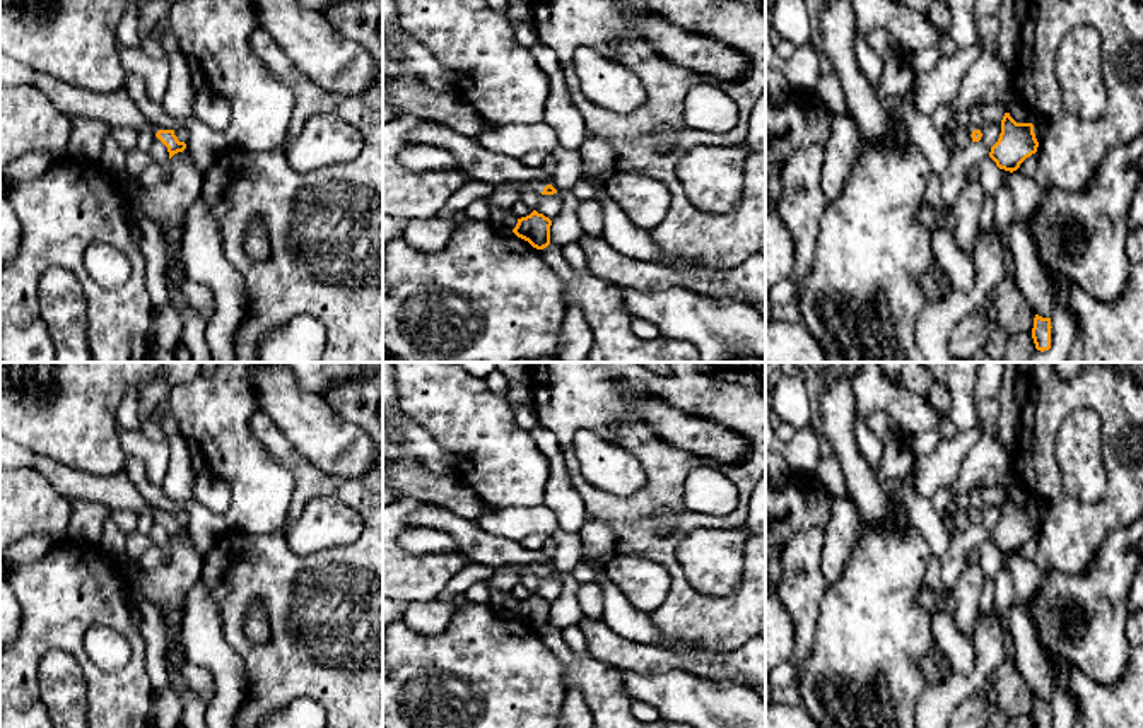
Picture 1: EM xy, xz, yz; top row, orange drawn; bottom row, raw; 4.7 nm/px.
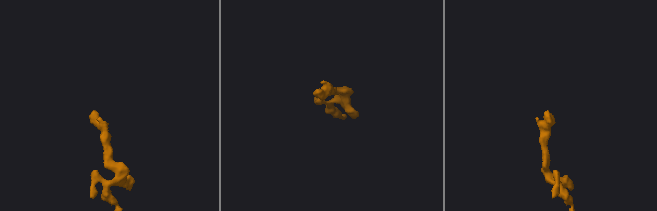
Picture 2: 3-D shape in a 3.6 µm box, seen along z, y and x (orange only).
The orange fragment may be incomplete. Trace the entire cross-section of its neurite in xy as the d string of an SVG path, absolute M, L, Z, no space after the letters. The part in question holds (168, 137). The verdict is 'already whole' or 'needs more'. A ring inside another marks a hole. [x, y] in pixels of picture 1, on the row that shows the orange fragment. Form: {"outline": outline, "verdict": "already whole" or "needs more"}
{"outline": "M0 53L0 84L39 87L67 116L99 120L109 126L130 126L133 130L150 130L167 147L169 159L186 149L174 130L161 130L135 104L125 87L113 92L96 92L79 89L55 77L34 72L29 65Z", "verdict": "needs more"}

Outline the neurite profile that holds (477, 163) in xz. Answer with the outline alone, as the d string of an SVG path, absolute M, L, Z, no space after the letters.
M420 123L408 137L407 144L436 145L456 156L456 167L470 179L490 185L504 181L540 181L548 185L552 173L540 167L528 167L519 159L499 156L487 150L475 138L468 138L444 125Z

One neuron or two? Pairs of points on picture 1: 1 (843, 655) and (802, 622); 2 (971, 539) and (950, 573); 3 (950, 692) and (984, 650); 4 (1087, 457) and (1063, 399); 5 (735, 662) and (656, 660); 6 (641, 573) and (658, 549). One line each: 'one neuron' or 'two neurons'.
1: two neurons
2: one neuron
3: one neuron
4: two neurons
5: one neuron
6: two neurons

